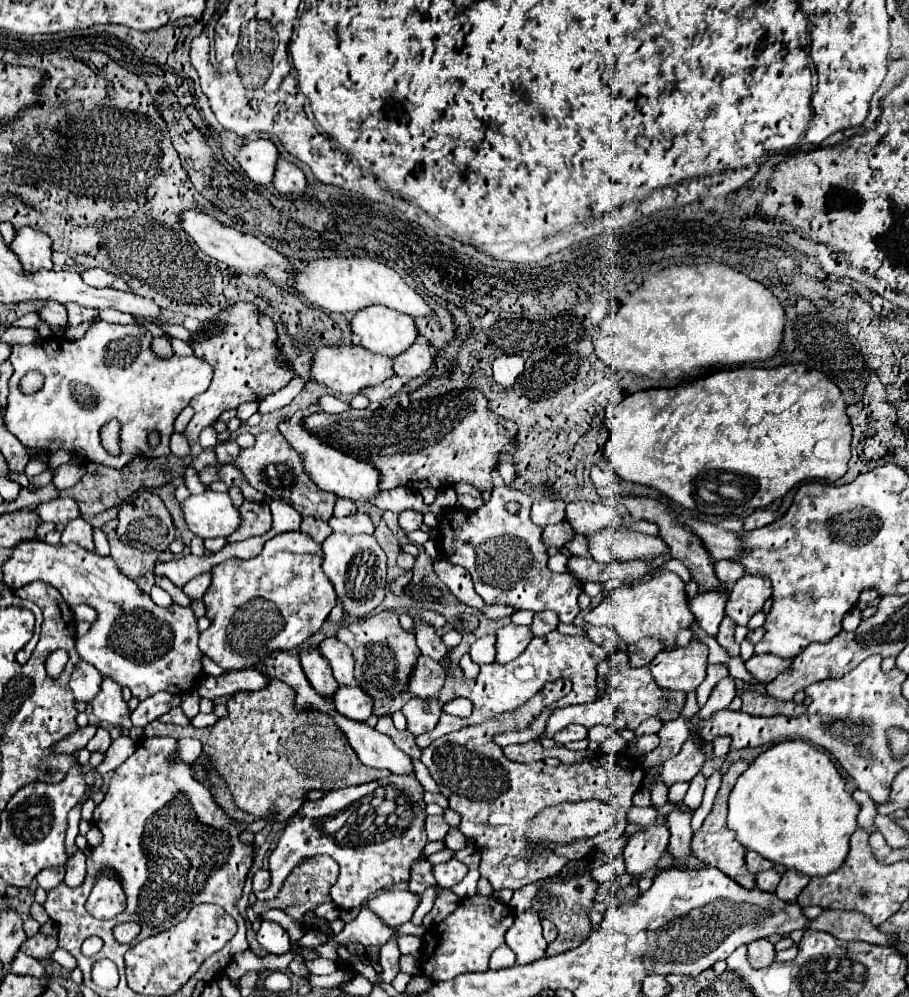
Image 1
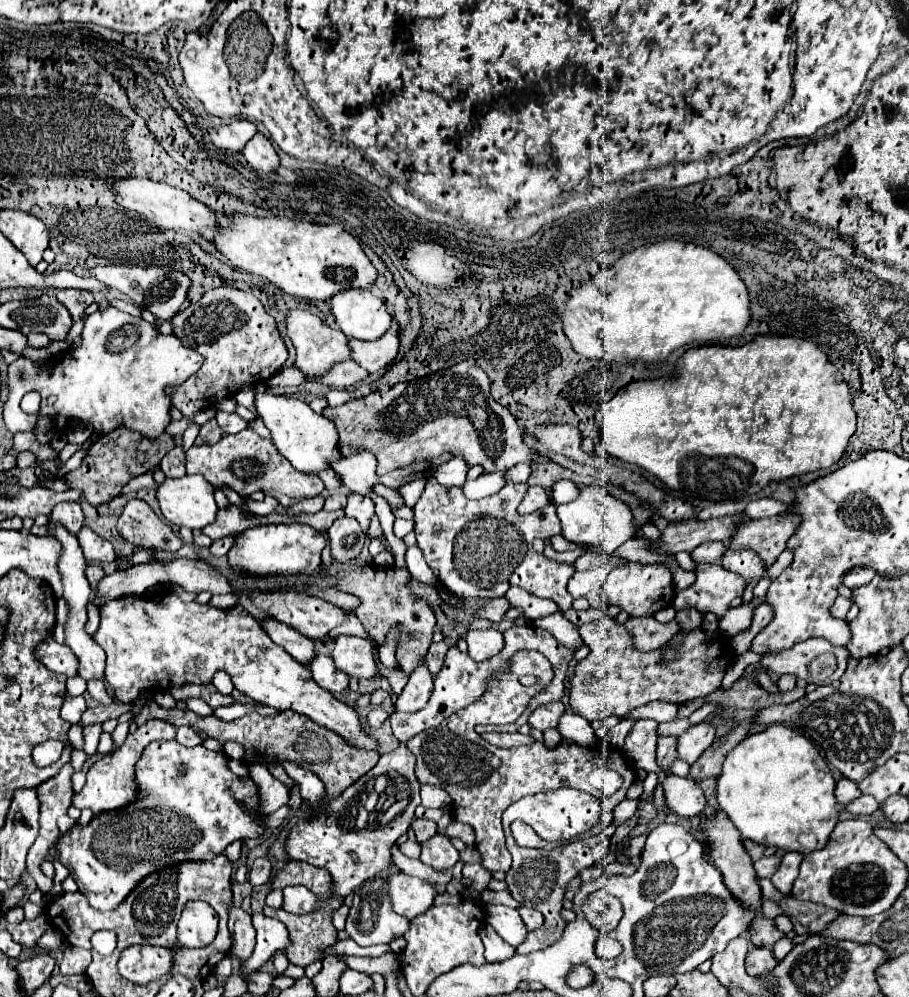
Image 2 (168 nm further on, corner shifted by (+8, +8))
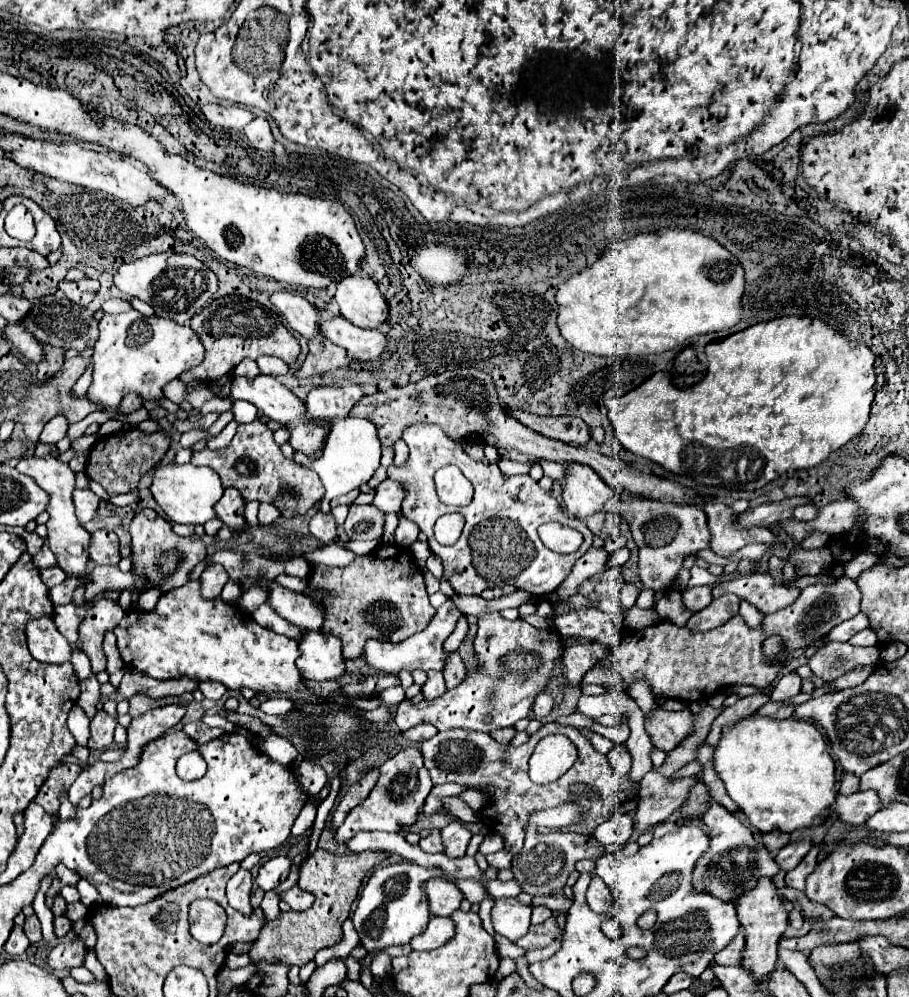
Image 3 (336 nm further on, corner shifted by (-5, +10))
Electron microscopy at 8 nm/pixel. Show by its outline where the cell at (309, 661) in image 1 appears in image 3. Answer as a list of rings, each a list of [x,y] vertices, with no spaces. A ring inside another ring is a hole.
[[[263,603],[257,611],[253,611],[251,615],[259,625],[263,625],[265,629],[271,629],[275,633],[287,635],[291,639],[299,639],[301,637],[301,629],[297,625],[291,625],[289,621],[283,621],[283,617],[279,617],[275,611],[271,611],[271,605]]]

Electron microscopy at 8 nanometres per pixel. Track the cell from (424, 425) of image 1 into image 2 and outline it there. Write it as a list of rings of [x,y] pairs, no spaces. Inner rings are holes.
[[[462,361],[450,369],[422,377],[420,381],[398,383],[388,391],[374,391],[366,397],[352,399],[340,407],[326,407],[322,415],[336,423],[340,433],[340,451],[344,455],[352,455],[360,449],[372,451],[378,461],[376,475],[384,475],[388,471],[408,467],[418,461],[438,459],[444,453],[450,453],[452,457],[462,457],[468,467],[480,465],[486,473],[504,471],[514,467],[516,463],[532,461],[532,449],[524,445],[522,433],[518,433],[518,427],[514,423],[514,415],[492,399],[488,375],[474,361]]]

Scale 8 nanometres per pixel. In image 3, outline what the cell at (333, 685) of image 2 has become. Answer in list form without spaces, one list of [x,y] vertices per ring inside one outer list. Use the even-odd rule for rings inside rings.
[[[303,631],[299,639],[299,661],[295,663],[301,677],[315,681],[337,679],[345,673],[345,659],[341,655],[341,641],[331,633]]]

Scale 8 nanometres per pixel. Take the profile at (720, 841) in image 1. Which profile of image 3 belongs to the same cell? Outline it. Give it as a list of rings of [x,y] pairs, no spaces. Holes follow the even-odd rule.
[[[763,877],[753,891],[739,897],[735,907],[737,907],[739,923],[741,923],[743,931],[745,931],[745,949],[743,949],[741,967],[745,967],[757,981],[765,981],[767,975],[775,969],[775,963],[777,963],[779,937],[789,927],[787,911],[783,909],[783,903],[781,903],[781,899],[777,895],[775,885],[767,877]]]

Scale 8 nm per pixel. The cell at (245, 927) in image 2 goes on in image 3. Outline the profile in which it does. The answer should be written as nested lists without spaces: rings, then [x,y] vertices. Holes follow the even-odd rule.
[[[239,869],[227,883],[227,897],[229,905],[241,913],[251,913],[253,907],[249,903],[249,891],[251,891],[251,873],[245,869]]]

